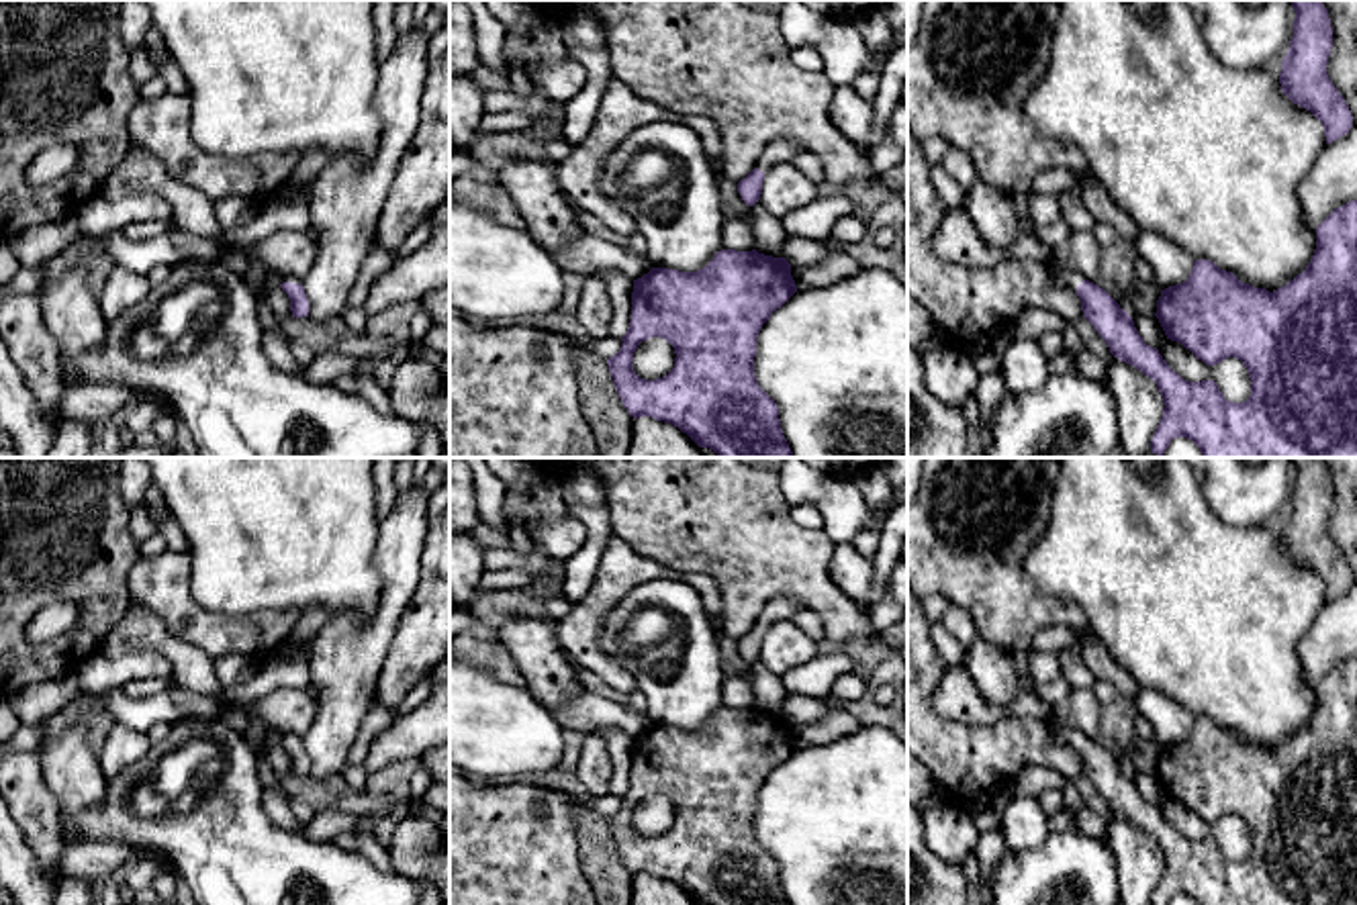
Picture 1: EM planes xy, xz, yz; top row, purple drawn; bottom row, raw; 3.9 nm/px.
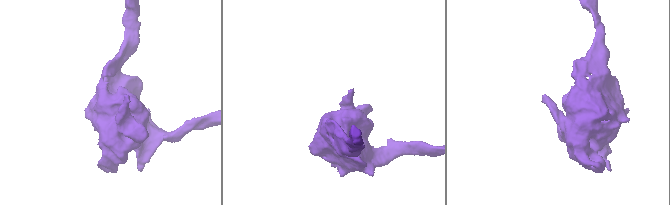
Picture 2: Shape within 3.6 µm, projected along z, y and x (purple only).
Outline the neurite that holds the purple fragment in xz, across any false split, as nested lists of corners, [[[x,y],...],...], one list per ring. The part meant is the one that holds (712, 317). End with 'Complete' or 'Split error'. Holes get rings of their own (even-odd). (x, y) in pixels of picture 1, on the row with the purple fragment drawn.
[[[721,249],[697,272],[652,268],[634,280],[629,329],[621,337],[621,349],[607,360],[615,390],[638,417],[670,423],[687,433],[699,447],[713,449],[719,458],[793,458],[783,435],[777,402],[758,386],[754,376],[756,337],[770,315],[797,292],[791,264],[752,251]],[[650,337],[662,337],[674,347],[674,368],[656,380],[644,380],[634,372],[634,351]]]. Complete

